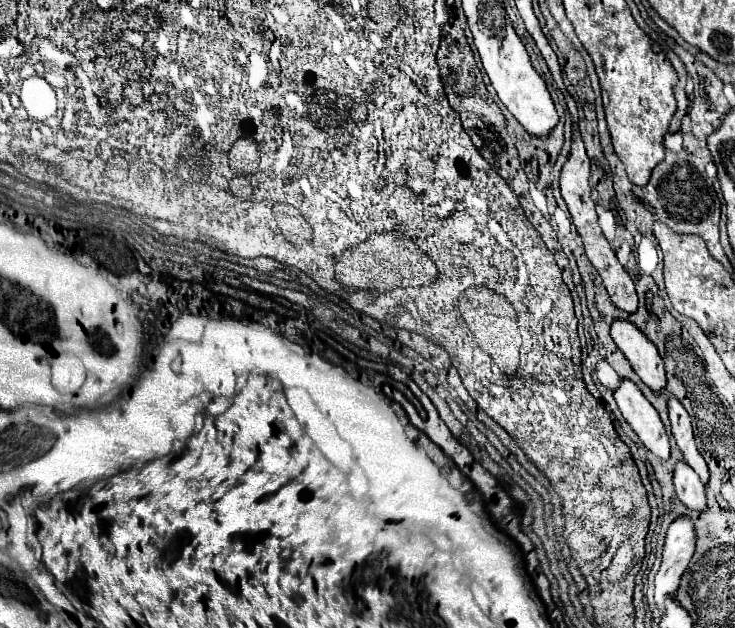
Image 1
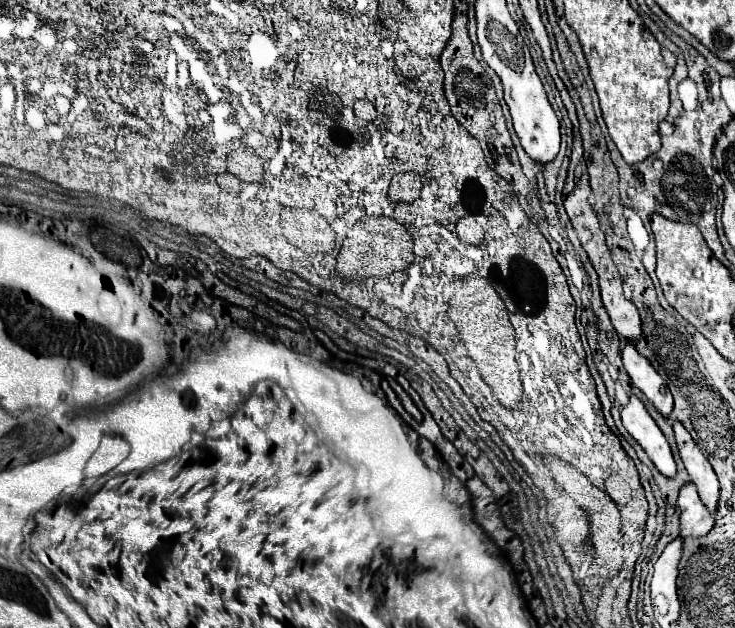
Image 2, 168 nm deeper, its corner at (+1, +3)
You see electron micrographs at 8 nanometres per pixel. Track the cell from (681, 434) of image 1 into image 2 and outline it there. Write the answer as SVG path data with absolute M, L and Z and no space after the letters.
M673 423L673 431L675 431L679 455L685 463L685 469L687 469L691 481L697 487L701 501L705 503L705 507L711 513L715 513L719 507L719 479L717 479L711 463L699 451L699 447L693 443L691 435L685 431L685 427L681 423Z

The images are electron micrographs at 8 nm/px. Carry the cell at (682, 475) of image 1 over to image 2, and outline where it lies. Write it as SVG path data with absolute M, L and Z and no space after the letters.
M689 483L679 491L679 509L681 509L681 531L679 537L705 537L715 523L715 515L703 507L695 485Z

